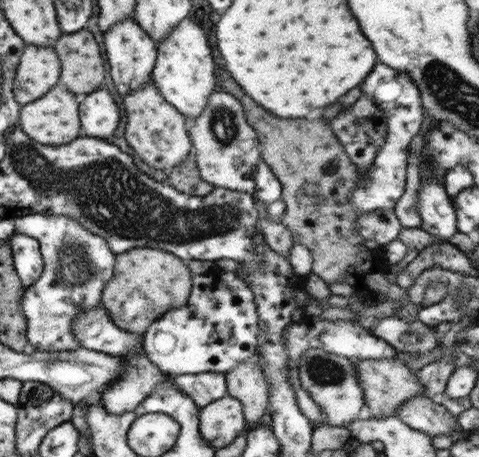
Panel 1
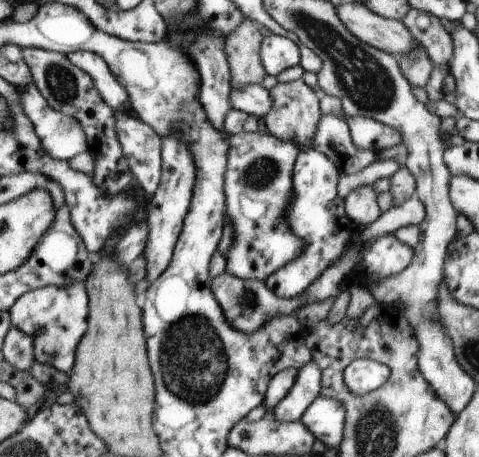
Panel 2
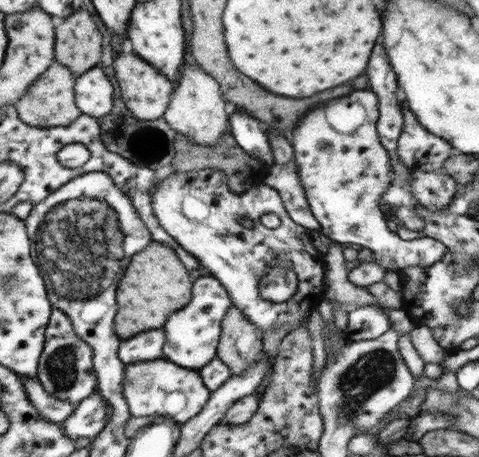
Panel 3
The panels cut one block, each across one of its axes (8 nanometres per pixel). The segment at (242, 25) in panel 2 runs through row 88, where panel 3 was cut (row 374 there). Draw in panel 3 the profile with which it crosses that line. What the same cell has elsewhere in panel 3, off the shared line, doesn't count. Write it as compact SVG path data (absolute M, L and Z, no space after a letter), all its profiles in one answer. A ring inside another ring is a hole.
M231 306L221 322L217 358L231 370L231 376L241 376L261 356L261 332Z

